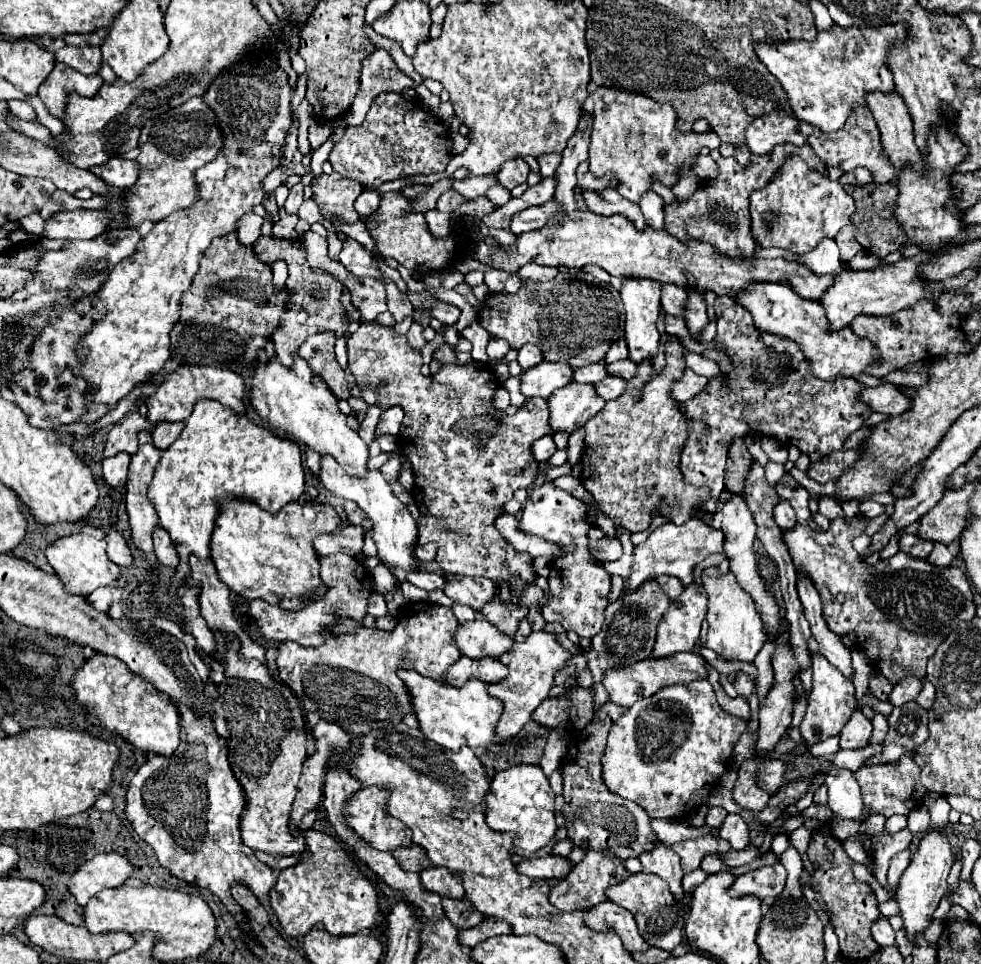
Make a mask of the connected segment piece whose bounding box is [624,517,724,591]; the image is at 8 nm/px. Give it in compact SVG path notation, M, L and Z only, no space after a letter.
M698 517L686 521L684 525L674 525L674 523L660 525L658 529L654 529L650 533L650 537L644 543L640 543L636 547L632 573L624 581L624 587L634 591L644 581L656 579L658 575L674 575L674 577L678 577L684 583L684 587L688 587L692 583L692 569L698 563L702 563L706 557L722 553L722 539L724 539L724 535L722 535L720 529L714 529L712 525L704 523Z

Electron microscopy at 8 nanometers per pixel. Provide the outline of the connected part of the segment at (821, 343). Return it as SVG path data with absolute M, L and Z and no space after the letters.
M780 283L780 287L763 287L750 285L742 289L734 298L737 303L744 305L752 317L758 329L784 335L800 345L806 359L810 361L810 373L820 379L836 379L836 377L854 377L866 371L866 367L878 365L878 347L870 343L868 339L862 339L850 331L850 327L844 327L840 333L830 331L830 325L826 323L826 313L820 303L814 301L802 301L796 297L788 283Z

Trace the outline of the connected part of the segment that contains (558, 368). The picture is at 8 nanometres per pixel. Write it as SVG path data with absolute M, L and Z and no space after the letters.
M542 361L538 363L538 367L532 367L530 371L522 373L520 391L526 397L548 399L556 389L566 387L572 381L572 375L574 367L570 367L570 363Z

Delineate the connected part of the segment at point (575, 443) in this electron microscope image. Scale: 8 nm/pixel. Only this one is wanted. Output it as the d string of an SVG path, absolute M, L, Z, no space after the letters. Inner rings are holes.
M580 427L574 431L568 440L568 456L567 461L573 467L578 461L580 461L583 454L584 447L584 427Z

